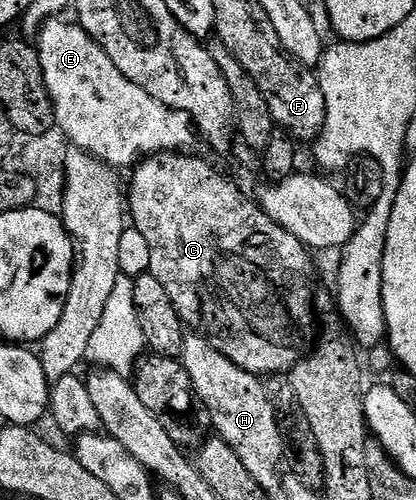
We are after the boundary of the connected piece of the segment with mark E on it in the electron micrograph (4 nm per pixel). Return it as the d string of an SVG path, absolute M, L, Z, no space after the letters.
M64 19L48 20L38 29L36 55L53 123L67 141L115 170L129 169L155 152L193 149L190 147L196 141L196 132L190 117L165 108L140 86L124 78L81 24L69 24Z

